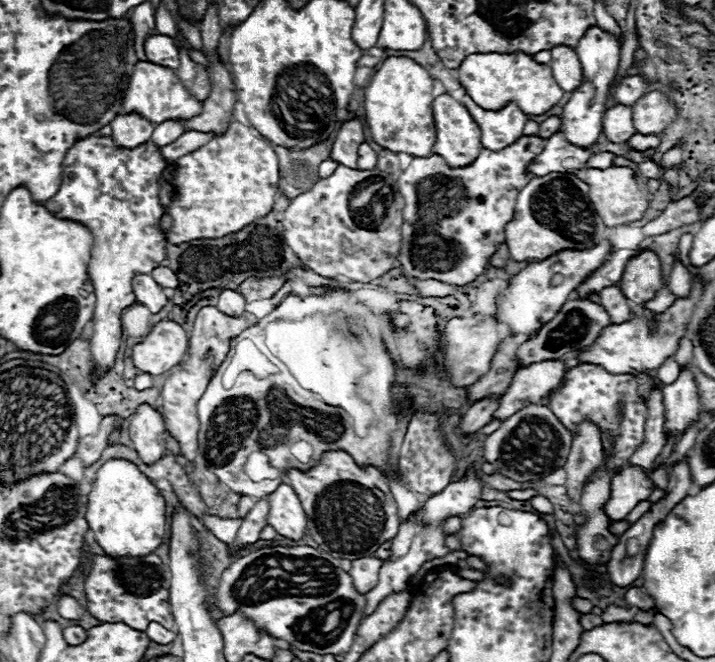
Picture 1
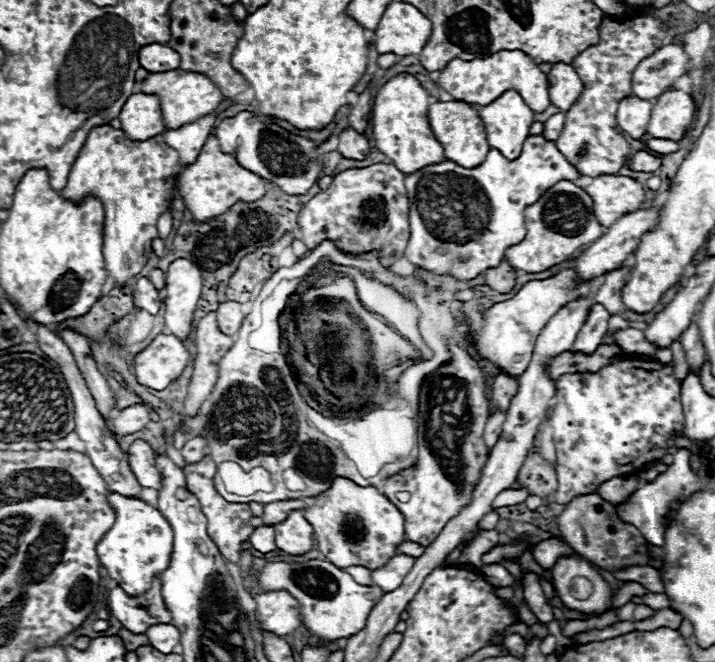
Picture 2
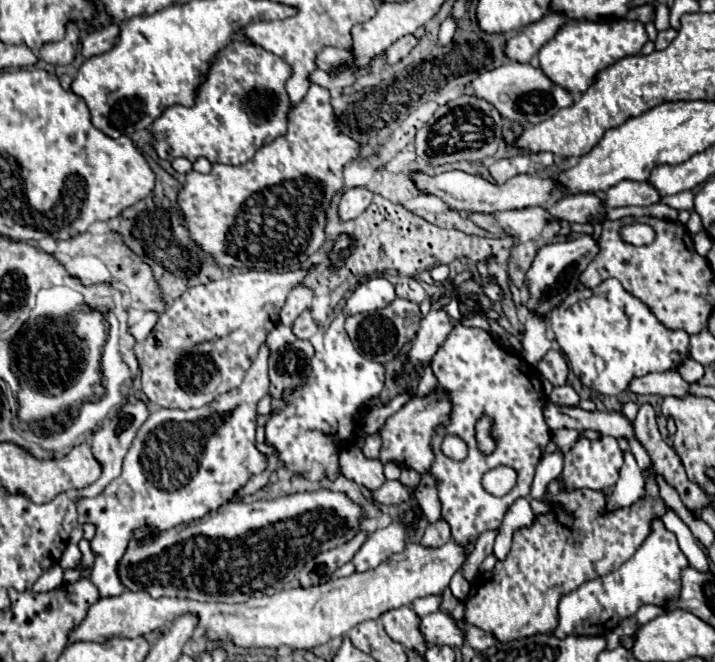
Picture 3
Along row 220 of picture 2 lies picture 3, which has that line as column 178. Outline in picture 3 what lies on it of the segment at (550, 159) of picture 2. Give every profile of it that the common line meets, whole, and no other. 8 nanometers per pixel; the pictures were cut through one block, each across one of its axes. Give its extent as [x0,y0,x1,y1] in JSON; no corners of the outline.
[76,346,268,598]

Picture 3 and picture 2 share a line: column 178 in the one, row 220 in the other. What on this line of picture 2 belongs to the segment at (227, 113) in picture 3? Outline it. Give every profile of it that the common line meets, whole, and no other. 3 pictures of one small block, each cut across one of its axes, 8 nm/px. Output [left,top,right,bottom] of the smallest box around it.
[60,124,178,286]

